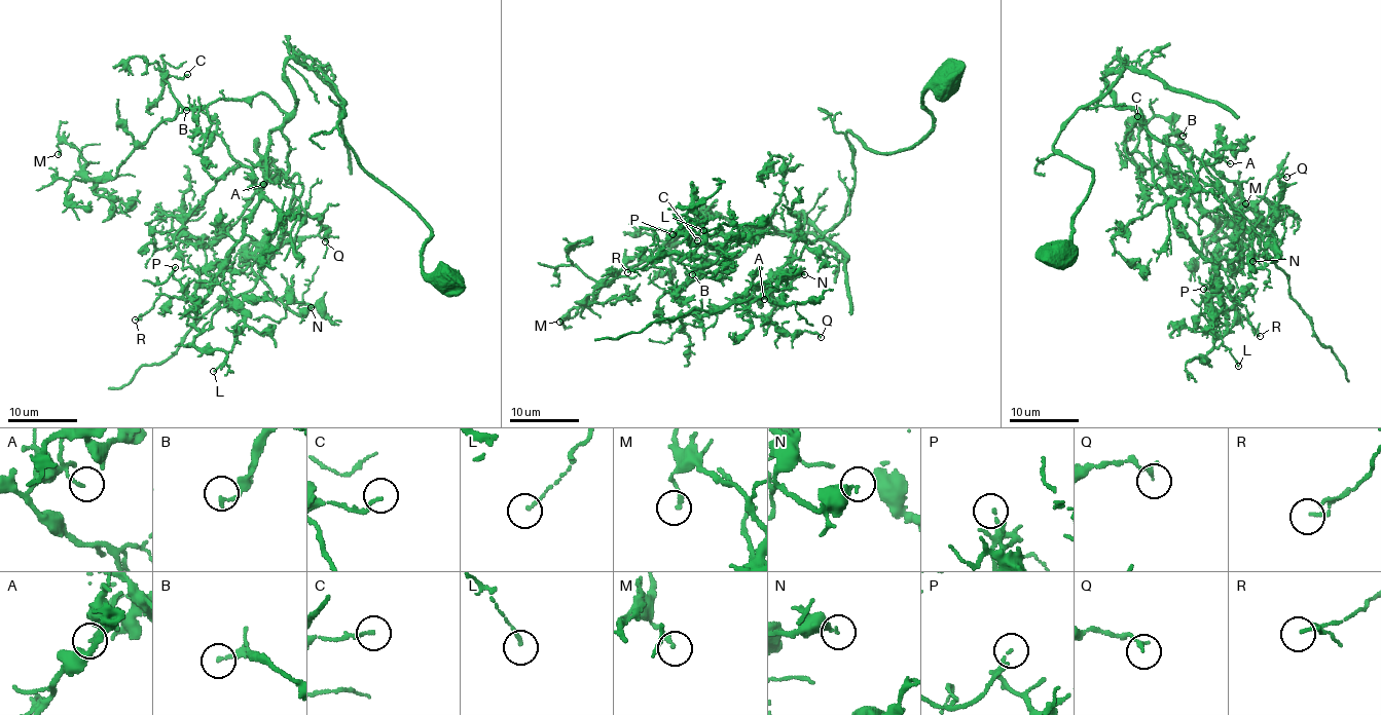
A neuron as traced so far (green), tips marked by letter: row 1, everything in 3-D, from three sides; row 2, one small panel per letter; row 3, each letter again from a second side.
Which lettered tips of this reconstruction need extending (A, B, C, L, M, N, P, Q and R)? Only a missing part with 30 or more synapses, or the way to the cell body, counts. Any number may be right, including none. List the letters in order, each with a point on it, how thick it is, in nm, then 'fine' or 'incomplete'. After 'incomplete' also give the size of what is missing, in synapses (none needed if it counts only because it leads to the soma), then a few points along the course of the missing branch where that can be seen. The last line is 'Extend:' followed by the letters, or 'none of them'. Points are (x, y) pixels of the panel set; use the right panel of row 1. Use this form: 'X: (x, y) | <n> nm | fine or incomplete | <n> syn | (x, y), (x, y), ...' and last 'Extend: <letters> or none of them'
A: (1230, 163) | 130 nm | fine
B: (1183, 136) | 150 nm | fine
C: (1137, 116) | 130 nm | fine
L: (1238, 366) | 130 nm | fine
M: (1245, 203) | 170 nm | fine
N: (1252, 261) | 340 nm | fine
P: (1203, 289) | 90 nm | fine
Q: (1286, 177) | 180 nm | incomplete | 800 syn
R: (1260, 336) | 130 nm | fine
Extend: Q

